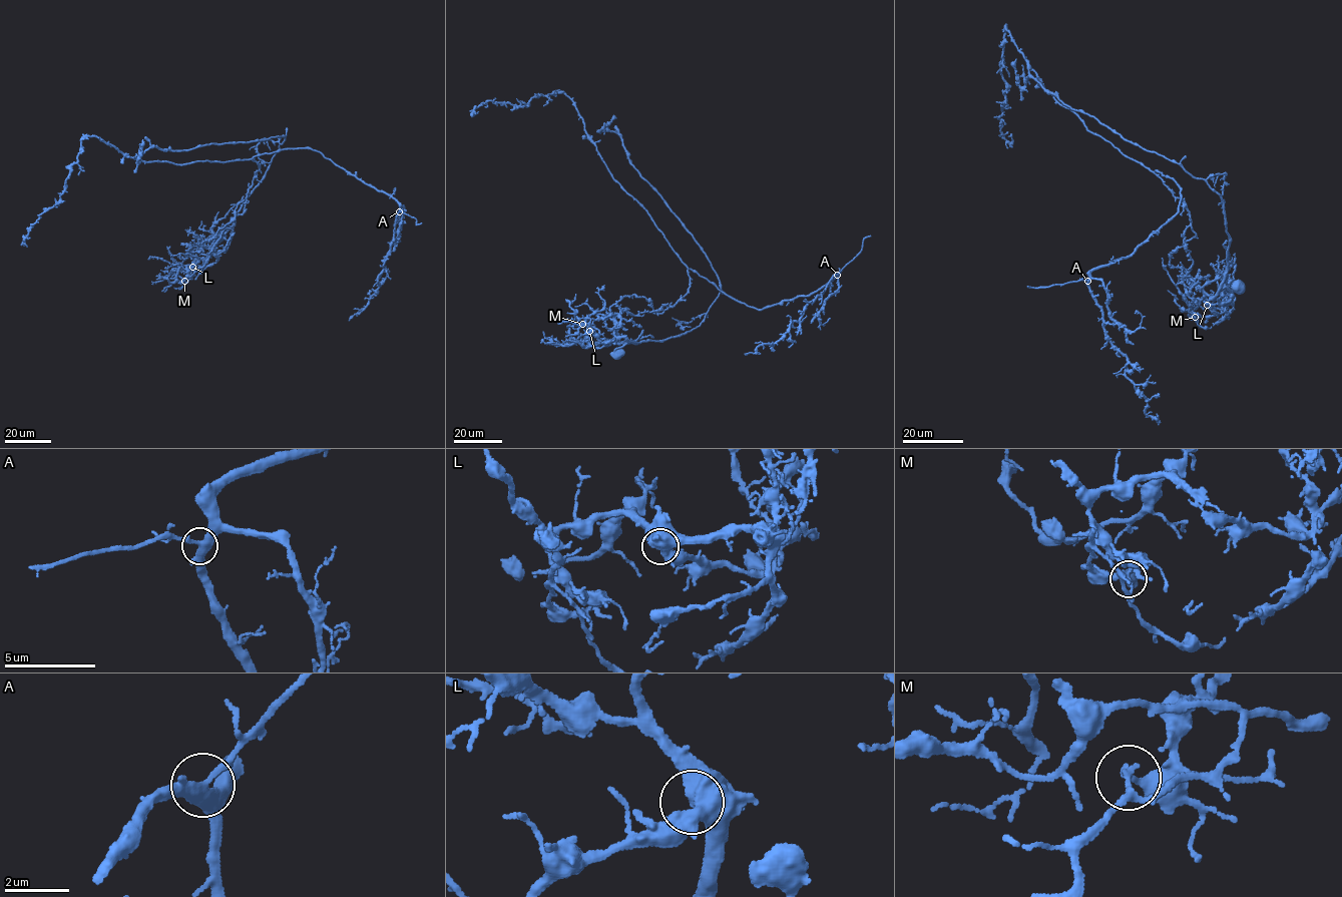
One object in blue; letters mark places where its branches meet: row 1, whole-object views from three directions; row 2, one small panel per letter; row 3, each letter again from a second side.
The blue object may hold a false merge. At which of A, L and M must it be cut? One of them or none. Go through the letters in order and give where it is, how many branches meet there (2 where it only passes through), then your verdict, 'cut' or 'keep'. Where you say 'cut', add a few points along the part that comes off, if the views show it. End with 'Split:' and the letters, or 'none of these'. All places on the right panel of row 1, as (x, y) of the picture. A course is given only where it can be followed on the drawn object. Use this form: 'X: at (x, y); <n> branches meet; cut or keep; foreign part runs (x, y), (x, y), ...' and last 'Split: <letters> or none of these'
A: at (1087, 281); 3 branches meet; keep
L: at (1207, 305); 3 branches meet; keep
M: at (1195, 317); 2 branches meet; cut; foreign part runs (1196, 317), (1183, 280), (1193, 260), (1185, 200), (1059, 104), (1006, 27), (997, 117), (1008, 136)
Split: M

